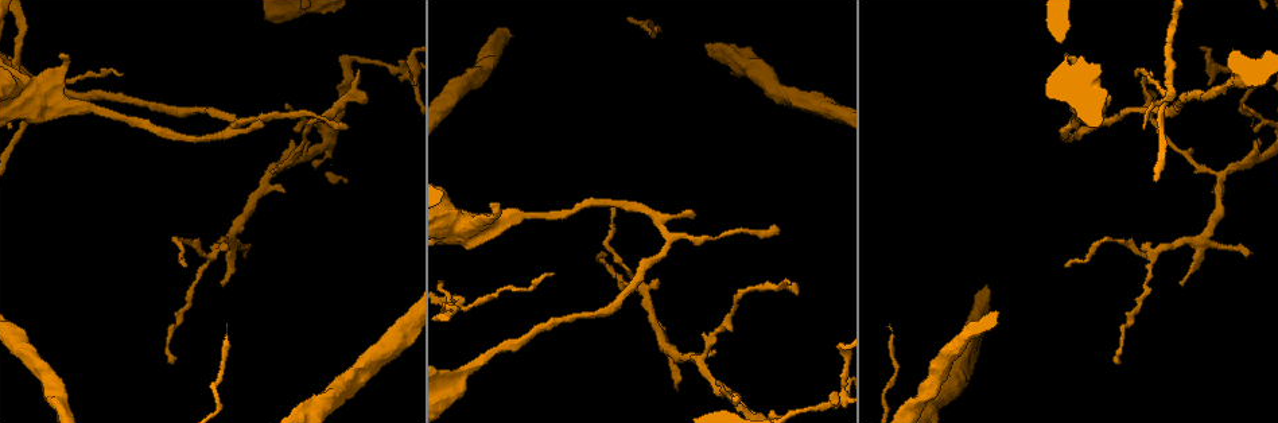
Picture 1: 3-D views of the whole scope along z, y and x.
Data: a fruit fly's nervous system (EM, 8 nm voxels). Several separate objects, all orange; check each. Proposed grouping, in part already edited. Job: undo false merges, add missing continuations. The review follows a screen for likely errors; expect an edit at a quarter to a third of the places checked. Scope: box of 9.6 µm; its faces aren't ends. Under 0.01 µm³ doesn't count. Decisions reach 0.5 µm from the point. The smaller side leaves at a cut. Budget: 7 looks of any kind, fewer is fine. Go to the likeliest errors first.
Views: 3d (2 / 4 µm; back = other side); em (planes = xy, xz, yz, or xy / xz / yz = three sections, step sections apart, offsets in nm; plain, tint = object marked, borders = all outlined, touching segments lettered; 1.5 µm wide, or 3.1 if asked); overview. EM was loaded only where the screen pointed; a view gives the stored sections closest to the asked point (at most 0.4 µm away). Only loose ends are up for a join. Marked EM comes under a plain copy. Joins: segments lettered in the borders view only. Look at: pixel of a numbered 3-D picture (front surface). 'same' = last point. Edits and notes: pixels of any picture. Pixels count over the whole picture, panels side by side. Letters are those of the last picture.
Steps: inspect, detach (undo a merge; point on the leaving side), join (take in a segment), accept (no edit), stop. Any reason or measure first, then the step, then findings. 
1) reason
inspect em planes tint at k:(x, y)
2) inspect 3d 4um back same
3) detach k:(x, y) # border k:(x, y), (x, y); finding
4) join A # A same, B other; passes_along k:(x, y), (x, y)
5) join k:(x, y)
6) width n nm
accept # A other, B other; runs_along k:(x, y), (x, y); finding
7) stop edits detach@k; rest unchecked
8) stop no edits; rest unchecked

thin end
inspect 3d 2um at 1:(60, 53)

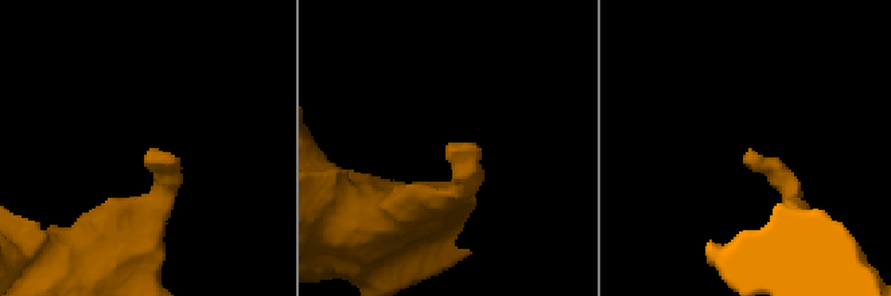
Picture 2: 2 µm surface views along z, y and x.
inspect em planes borders at 2:(455, 148)

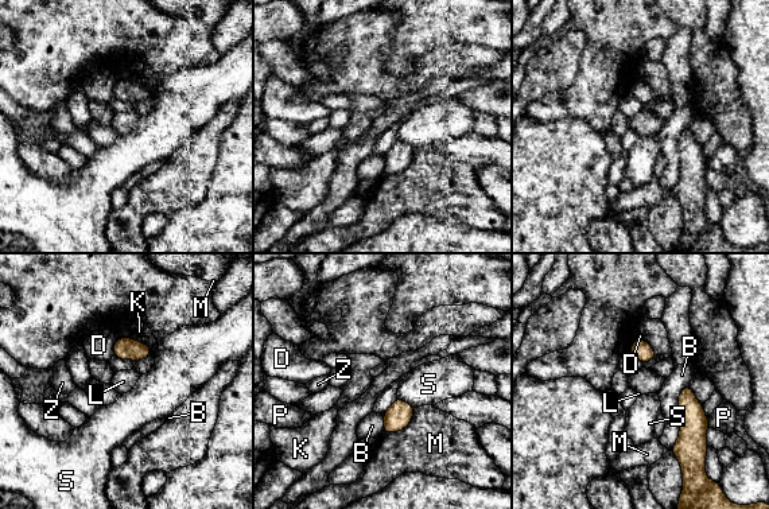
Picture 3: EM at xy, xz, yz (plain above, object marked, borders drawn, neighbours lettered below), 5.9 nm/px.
width 110 nm
accept # B other, D other, K other, L other, M other, P other, S other, Z other; border 3:(119, 337), (112, 354); none of them fits

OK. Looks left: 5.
inspect em planes borders at 1:(1224, 171)

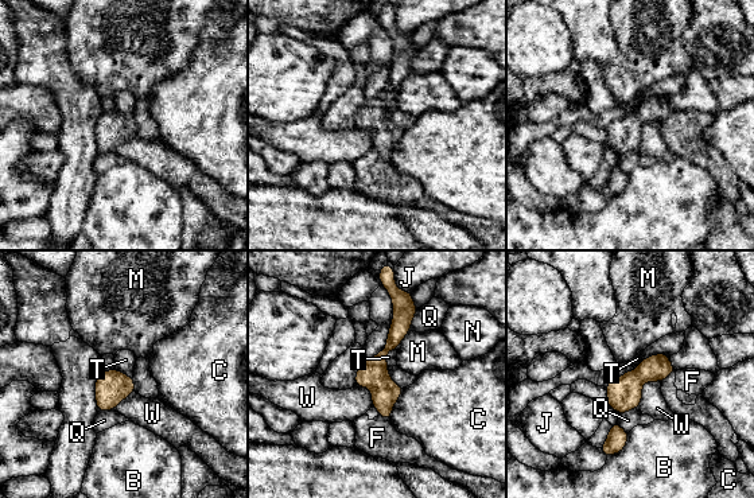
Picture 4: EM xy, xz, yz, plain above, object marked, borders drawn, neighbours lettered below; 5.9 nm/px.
accept # B other, C other, F other, J other, M other, N other, Q other, T other, W other; runs_along 4:(401, 304), (380, 360), (385, 415); one neuron here

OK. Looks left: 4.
abrupt turn
inspect 3d 4um back at 1:(460, 306)

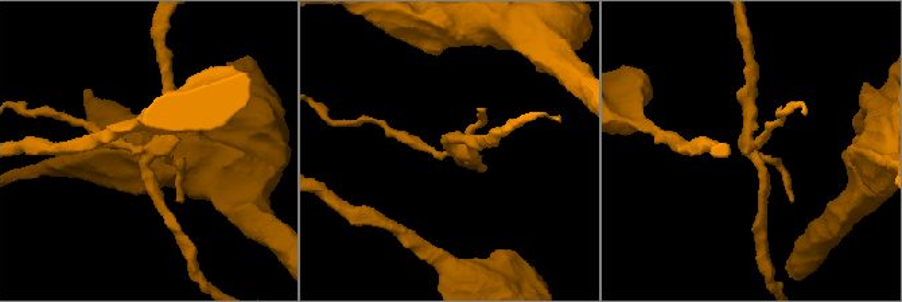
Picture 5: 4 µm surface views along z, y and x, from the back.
inspect em xy step 4 tint at 5:(455, 154)

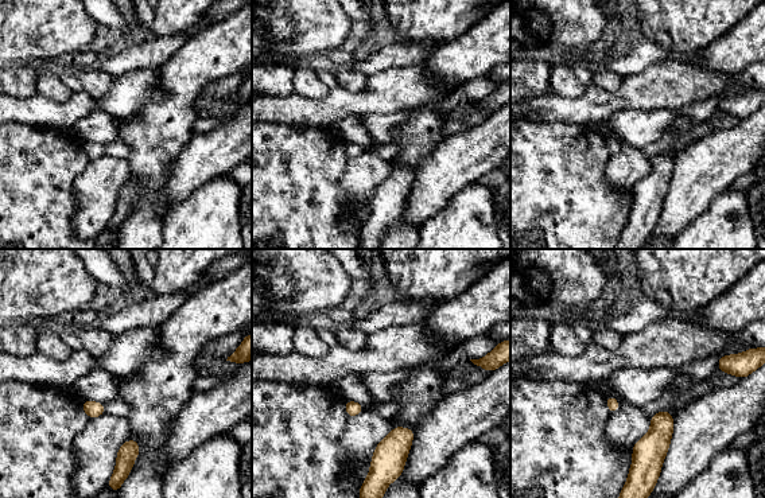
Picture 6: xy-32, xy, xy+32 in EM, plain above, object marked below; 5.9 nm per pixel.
cut it another way
inspect em planes borders same

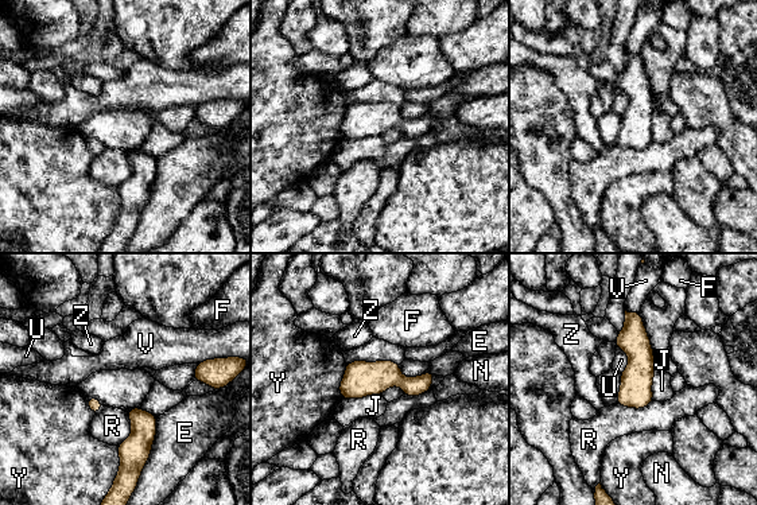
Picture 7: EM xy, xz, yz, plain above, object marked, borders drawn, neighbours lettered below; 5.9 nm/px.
accept # E other, F other, J other, N other, R other, U other, V other, Y other, Z other; runs_along 7:(628, 315), (640, 350), (641, 404); continuous, no second neuron

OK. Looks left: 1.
stop no edits; rest unchecked

